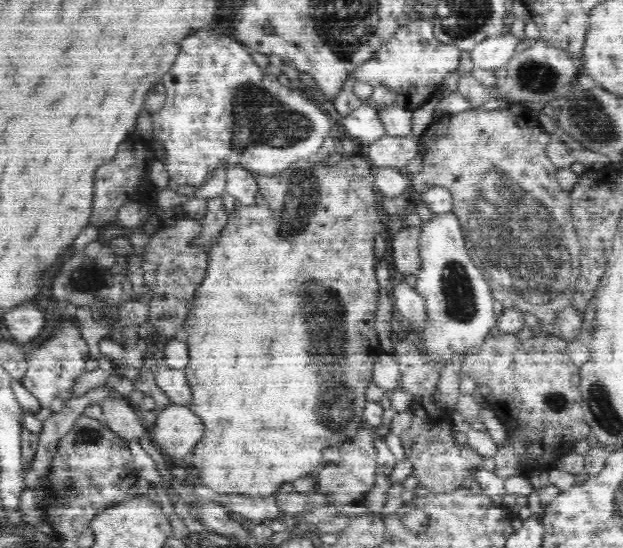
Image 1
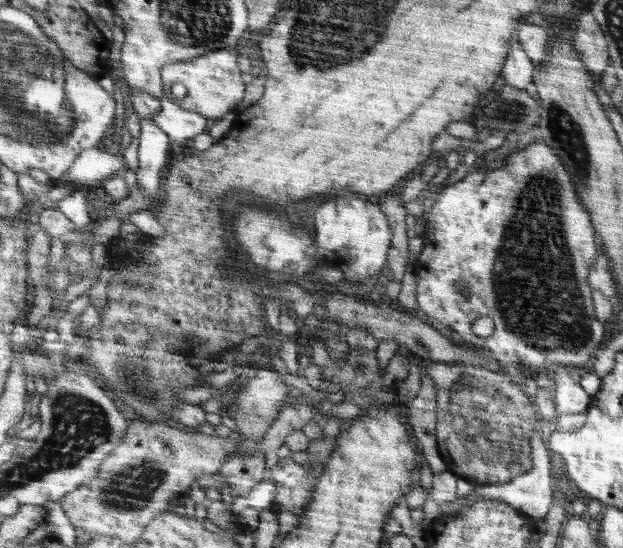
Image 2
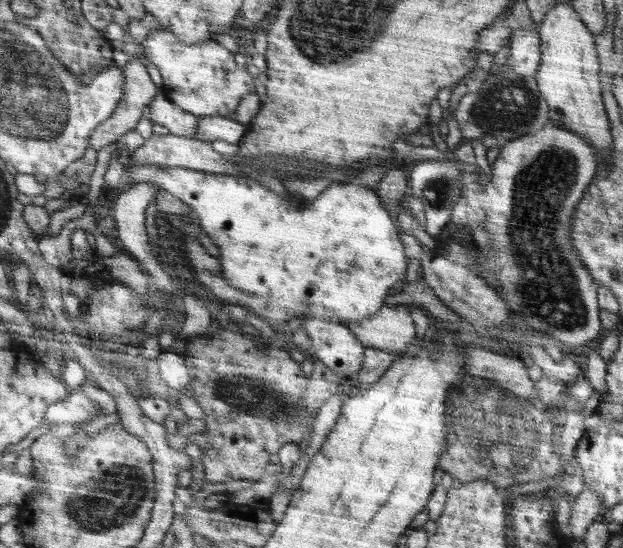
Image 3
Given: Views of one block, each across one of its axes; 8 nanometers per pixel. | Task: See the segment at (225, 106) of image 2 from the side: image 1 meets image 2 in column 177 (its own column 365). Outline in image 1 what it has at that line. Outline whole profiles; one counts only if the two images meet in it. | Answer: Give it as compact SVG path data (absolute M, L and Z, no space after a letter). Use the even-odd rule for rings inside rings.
M424 18L412 20L412 22L409 20L406 25L396 29L396 32L370 60L361 64L344 80L341 92L334 101L330 101L330 104L325 101L321 91L315 87L313 79L306 80L300 87L310 98L316 98L323 107L328 107L338 118L348 116L352 110L361 105L377 109L384 108L384 106L400 106L409 110L417 110L442 88L446 74L457 70L460 52L461 50L454 45L444 44L436 39L432 21ZM358 83L368 83L374 90L364 102L361 102L352 90Z

